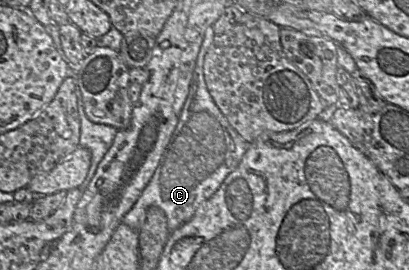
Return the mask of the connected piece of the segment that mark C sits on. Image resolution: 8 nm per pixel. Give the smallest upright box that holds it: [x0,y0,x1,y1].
[123,27,250,232]

